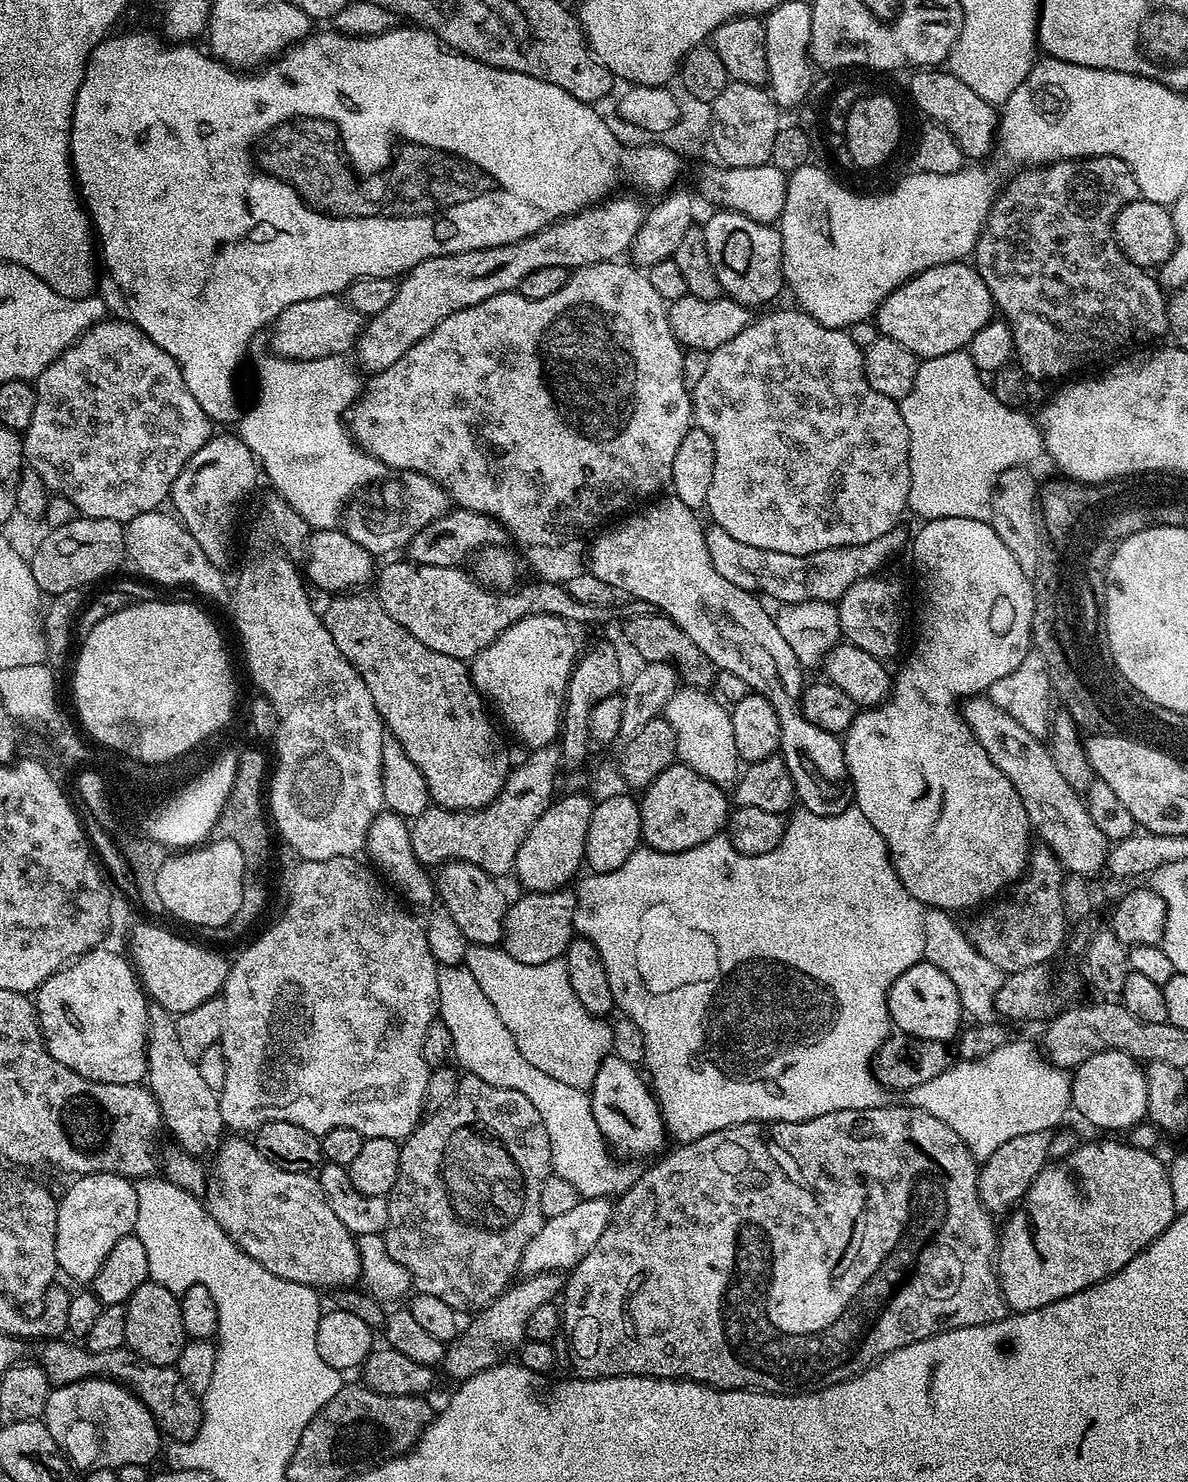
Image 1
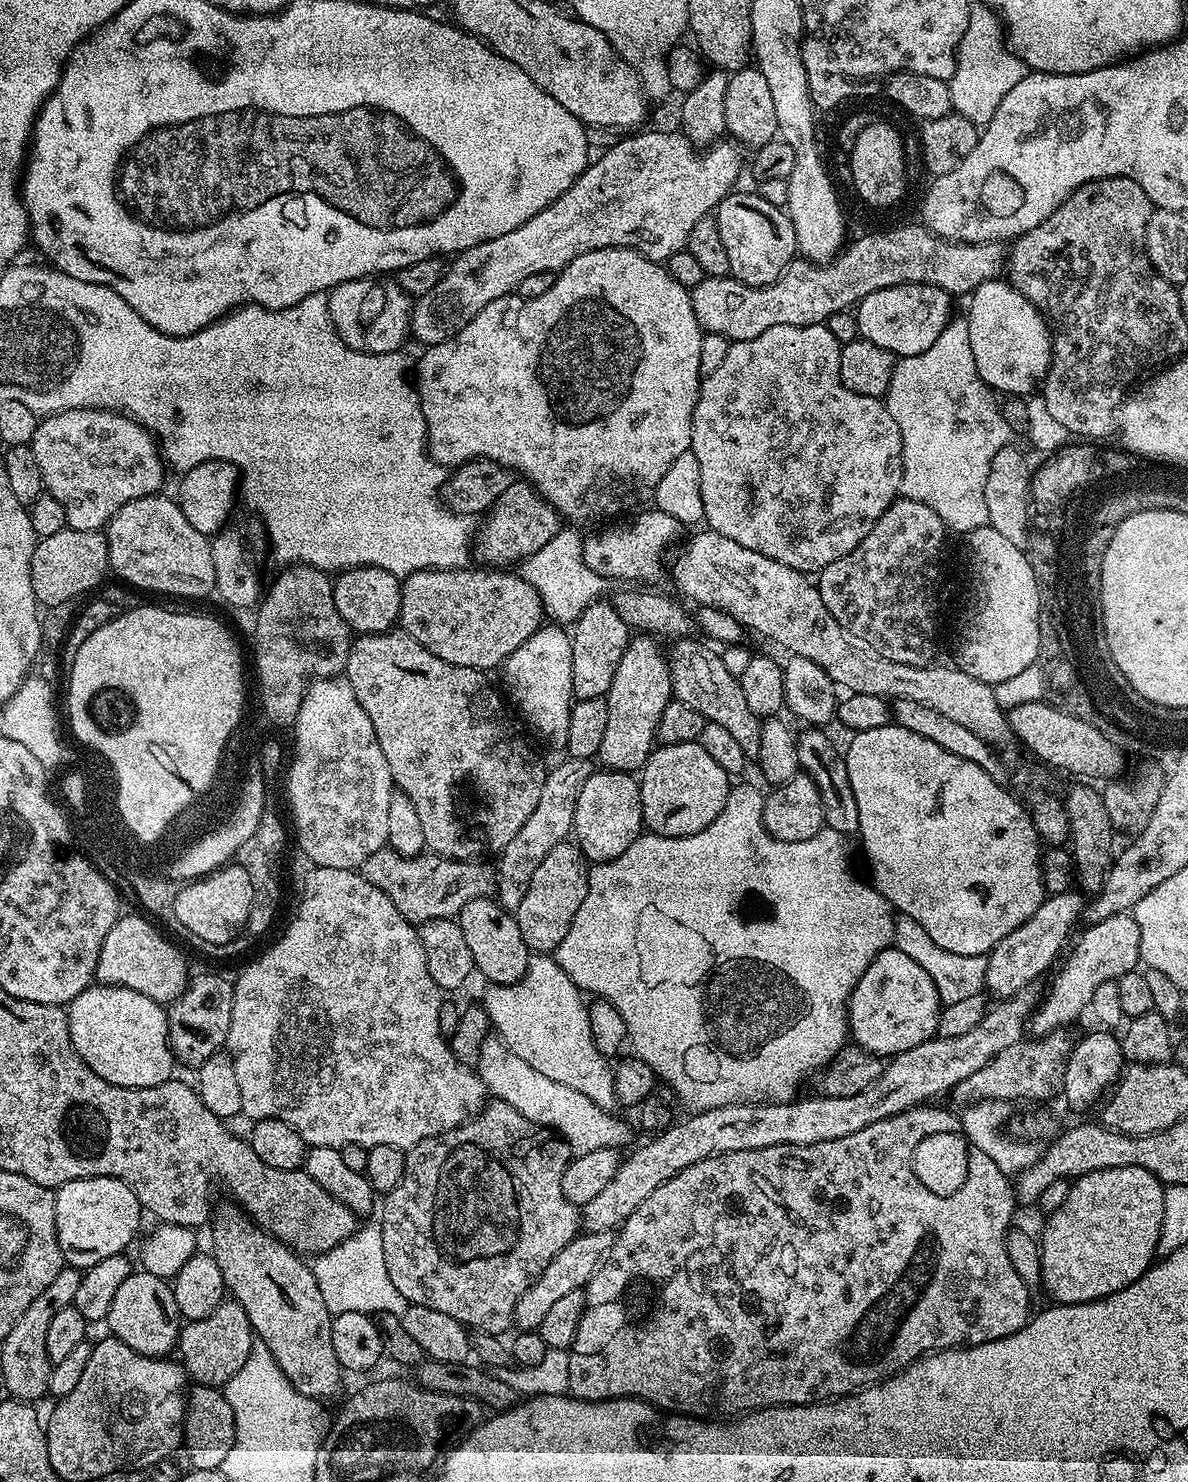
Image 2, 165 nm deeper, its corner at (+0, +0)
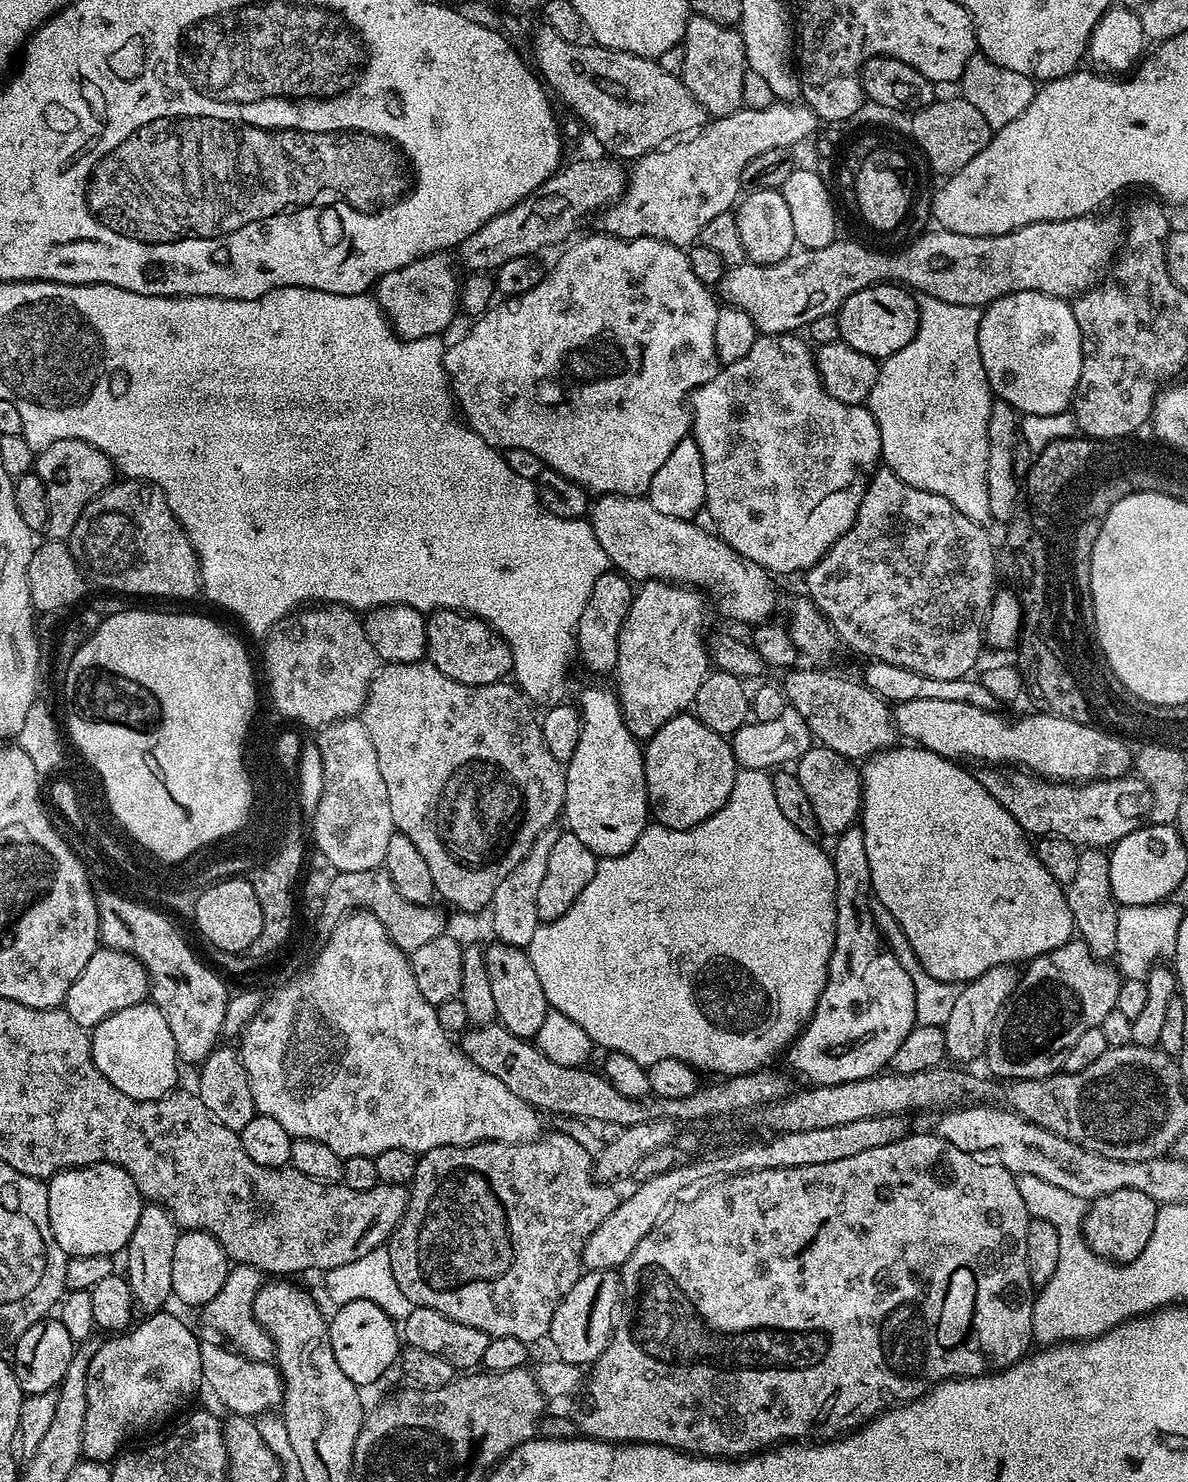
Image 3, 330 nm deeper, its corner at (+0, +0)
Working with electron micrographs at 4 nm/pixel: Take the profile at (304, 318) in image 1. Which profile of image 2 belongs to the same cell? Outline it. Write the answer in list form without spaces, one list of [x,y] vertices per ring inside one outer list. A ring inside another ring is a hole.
[[[365,278],[342,282],[338,287],[331,289],[327,293],[327,297],[332,324],[347,348],[353,348],[359,352],[369,352],[373,356],[374,354],[399,352],[405,347],[403,345],[404,339],[409,339],[412,327],[412,305],[414,300],[413,297],[404,293],[402,286],[398,286],[395,279]]]

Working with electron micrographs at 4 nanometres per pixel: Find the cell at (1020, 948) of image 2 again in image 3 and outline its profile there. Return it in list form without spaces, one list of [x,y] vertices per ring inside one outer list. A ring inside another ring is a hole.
[[[1003,964],[986,970],[986,974],[969,980],[957,991],[954,1010],[951,1011],[949,1020],[943,1026],[946,1056],[949,1061],[976,1060],[979,1056],[981,1059],[985,1055],[994,1018],[998,1018],[1002,1006],[1016,988],[1017,979],[1017,969],[1011,964]]]

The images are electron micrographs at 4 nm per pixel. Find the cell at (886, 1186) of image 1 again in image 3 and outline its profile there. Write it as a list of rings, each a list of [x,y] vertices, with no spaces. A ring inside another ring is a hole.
[[[913,1131],[893,1144],[874,1146],[874,1150],[862,1150],[862,1154],[850,1154],[850,1158],[838,1158],[838,1162],[822,1162],[814,1166],[798,1166],[797,1168],[740,1172],[737,1176],[725,1175],[723,1178],[713,1179],[711,1183],[704,1186],[709,1186],[709,1188],[701,1187],[695,1193],[697,1196],[693,1200],[688,1200],[685,1204],[677,1203],[657,1224],[656,1228],[650,1230],[650,1234],[646,1234],[646,1238],[642,1238],[642,1242],[638,1242],[638,1250],[634,1250],[634,1254],[630,1254],[630,1258],[626,1258],[626,1262],[618,1270],[623,1299],[625,1301],[636,1299],[640,1304],[633,1306],[632,1317],[629,1320],[624,1320],[621,1324],[619,1321],[613,1327],[612,1341],[606,1346],[604,1353],[596,1359],[595,1364],[591,1365],[590,1371],[587,1373],[588,1404],[570,1412],[571,1420],[576,1423],[577,1433],[583,1434],[590,1440],[604,1440],[607,1444],[661,1444],[667,1448],[675,1448],[677,1452],[687,1452],[698,1456],[743,1458],[771,1449],[781,1442],[800,1442],[805,1438],[811,1438],[816,1442],[835,1440],[851,1433],[860,1425],[867,1424],[869,1420],[873,1420],[875,1416],[879,1416],[880,1413],[888,1411],[893,1406],[907,1404],[909,1400],[920,1399],[926,1393],[931,1392],[932,1387],[936,1384],[941,1384],[943,1380],[1001,1372],[1002,1369],[1016,1364],[1029,1355],[1034,1344],[1032,1339],[1034,1285],[1026,1266],[1026,1234],[1030,1217],[1026,1210],[1026,1202],[1022,1202],[1022,1194],[1018,1194],[1017,1177],[1013,1173],[1007,1172],[1002,1166],[990,1166],[983,1159],[958,1150],[958,1146],[946,1142],[936,1135],[935,1131],[915,1132]]]

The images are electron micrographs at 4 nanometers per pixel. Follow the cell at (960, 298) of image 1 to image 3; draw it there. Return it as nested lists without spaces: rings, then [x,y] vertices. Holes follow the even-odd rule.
[[[891,282],[872,284],[869,288],[850,294],[850,298],[842,302],[838,319],[843,343],[882,362],[912,341],[918,330],[920,305],[917,297],[907,287]]]

